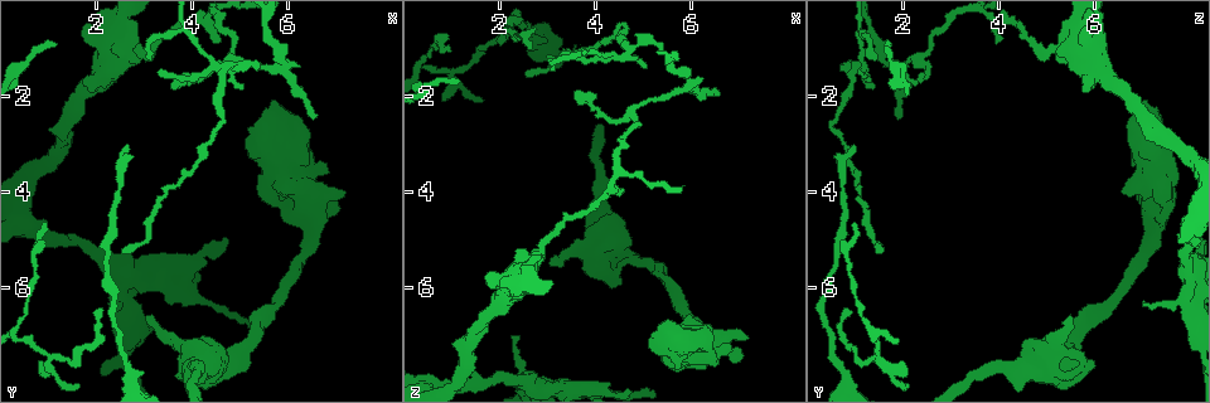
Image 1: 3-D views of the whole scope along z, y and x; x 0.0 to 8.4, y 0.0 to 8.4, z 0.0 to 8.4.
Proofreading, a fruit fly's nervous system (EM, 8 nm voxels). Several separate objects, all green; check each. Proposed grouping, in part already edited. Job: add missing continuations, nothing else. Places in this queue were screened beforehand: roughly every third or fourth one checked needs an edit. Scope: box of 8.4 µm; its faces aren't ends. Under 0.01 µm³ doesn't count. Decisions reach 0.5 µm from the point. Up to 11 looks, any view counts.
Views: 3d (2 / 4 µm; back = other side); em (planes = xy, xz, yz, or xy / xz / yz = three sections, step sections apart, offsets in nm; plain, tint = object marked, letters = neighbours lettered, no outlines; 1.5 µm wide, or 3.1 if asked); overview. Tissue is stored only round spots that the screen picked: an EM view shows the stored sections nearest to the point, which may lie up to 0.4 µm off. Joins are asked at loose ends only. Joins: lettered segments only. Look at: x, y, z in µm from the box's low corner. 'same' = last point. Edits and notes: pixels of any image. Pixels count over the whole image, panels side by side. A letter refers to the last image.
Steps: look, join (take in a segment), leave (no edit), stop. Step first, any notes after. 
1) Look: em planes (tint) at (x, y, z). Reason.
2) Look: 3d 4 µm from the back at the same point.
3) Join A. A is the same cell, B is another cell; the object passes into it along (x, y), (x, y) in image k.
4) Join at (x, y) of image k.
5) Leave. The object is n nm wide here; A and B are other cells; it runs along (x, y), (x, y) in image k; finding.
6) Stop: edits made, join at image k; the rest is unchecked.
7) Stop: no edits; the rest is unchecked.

Look: 3d 2 µm from the back at (1.15, 0.85, 1.60). Thin end.

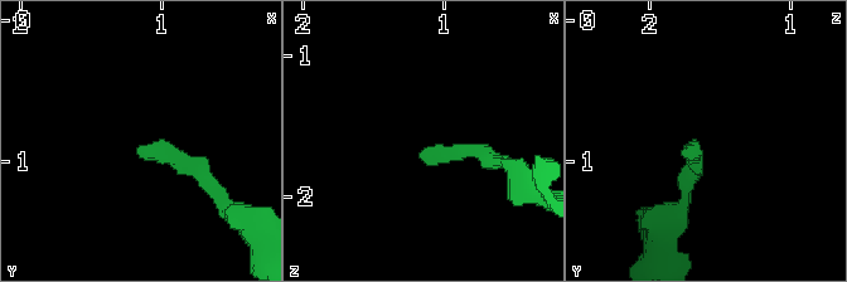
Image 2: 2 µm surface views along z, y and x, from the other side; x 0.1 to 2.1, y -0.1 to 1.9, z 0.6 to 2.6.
Look: em xz step 4 (tint) at (1.14, 0.88, 1.66).

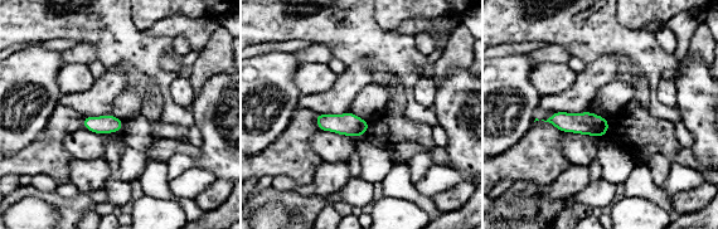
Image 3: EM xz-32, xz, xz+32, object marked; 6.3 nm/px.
Look: em xz step 4 (letters) at the same point.

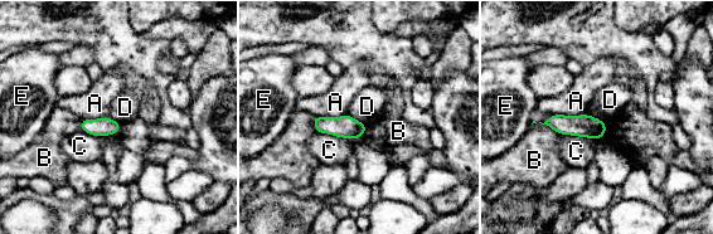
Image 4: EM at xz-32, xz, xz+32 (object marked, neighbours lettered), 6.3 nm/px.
Leave. The object is 120 nm wide here; the longest contact is with C, 240 nm; A, B, C, D and E are other cells; none of them fits.

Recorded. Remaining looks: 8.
Look: em planes (plain) at (3.55, 1.80, 1.90). Thin end.

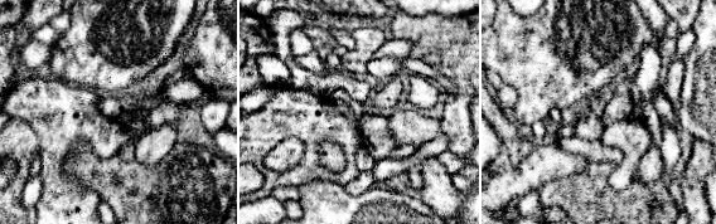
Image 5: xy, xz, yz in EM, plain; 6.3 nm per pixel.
Look: em planes (letters) at the same point. What lies round it.

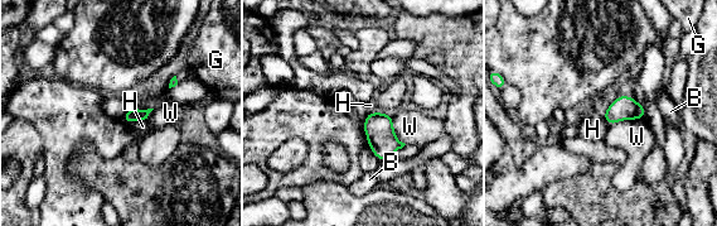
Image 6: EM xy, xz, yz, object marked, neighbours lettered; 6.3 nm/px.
Leave. The object is 80 nm wide here; the longest contact is with W, 240 nm; B, G, H and W are other cells; no lettered segment goes on from it.

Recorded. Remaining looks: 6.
Look: em xy step 4 (tint) at (2.60, 3.05, 1.00). Long arm stops here.

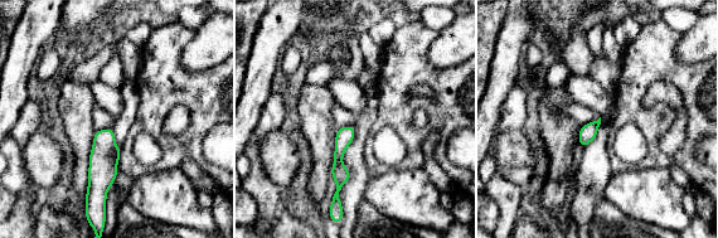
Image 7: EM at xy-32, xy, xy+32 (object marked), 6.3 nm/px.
Look: em planes (letters) at the same point. Another direction.

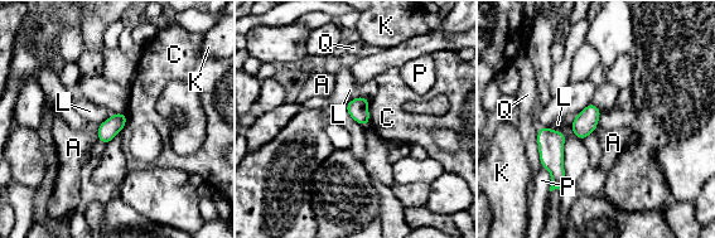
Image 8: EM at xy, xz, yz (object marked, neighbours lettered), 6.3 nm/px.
Leave. The longest contact is with Q, 240 nm; A, C, K, L, P and Q are other cells; no lettered segment goes on from it.

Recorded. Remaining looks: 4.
Look: 3d 4 µm at (4.50, 0.95, 3.95). Free end.

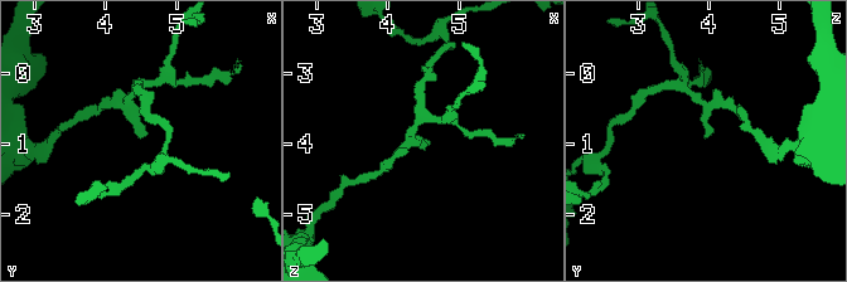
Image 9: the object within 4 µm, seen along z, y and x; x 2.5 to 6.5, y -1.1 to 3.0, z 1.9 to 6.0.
Look: em xz step 8 (plain) at (4.55, 0.85, 3.95). Now the EM.

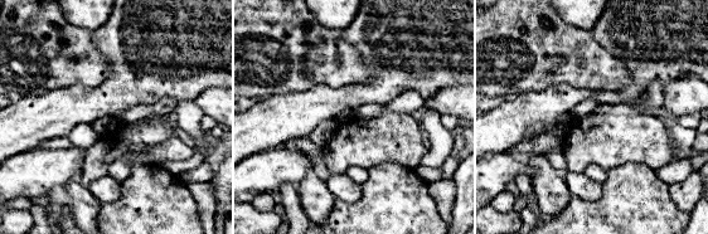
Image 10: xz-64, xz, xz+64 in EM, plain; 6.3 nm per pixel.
Look: em xz step 8 (letters) at the same point. What lies round it.

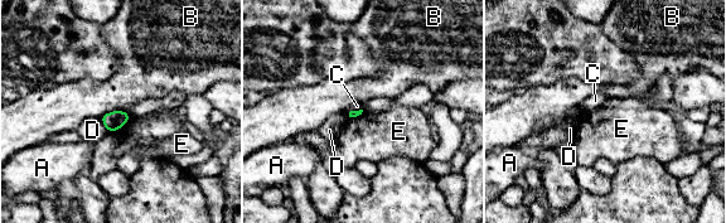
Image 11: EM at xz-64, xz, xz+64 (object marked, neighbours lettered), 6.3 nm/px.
Leave. A, B, C, D and E are other cells; a border runs along (127, 111), (109, 111), (100, 117) in image 11; no lettered segment goes on from it.

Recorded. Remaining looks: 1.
Stop: no edits; the rest is unchecked.

